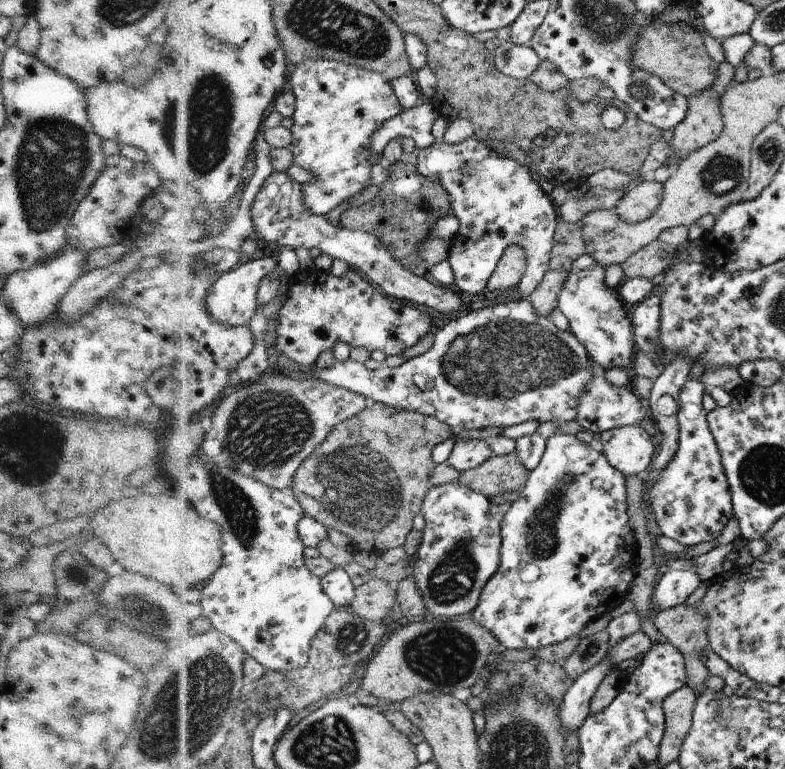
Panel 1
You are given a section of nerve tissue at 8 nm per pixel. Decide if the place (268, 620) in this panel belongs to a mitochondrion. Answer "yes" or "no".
no

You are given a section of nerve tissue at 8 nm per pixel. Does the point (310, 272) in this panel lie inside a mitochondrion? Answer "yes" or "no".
no

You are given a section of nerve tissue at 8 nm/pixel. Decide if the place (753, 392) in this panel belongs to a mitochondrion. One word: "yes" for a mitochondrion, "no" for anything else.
no

